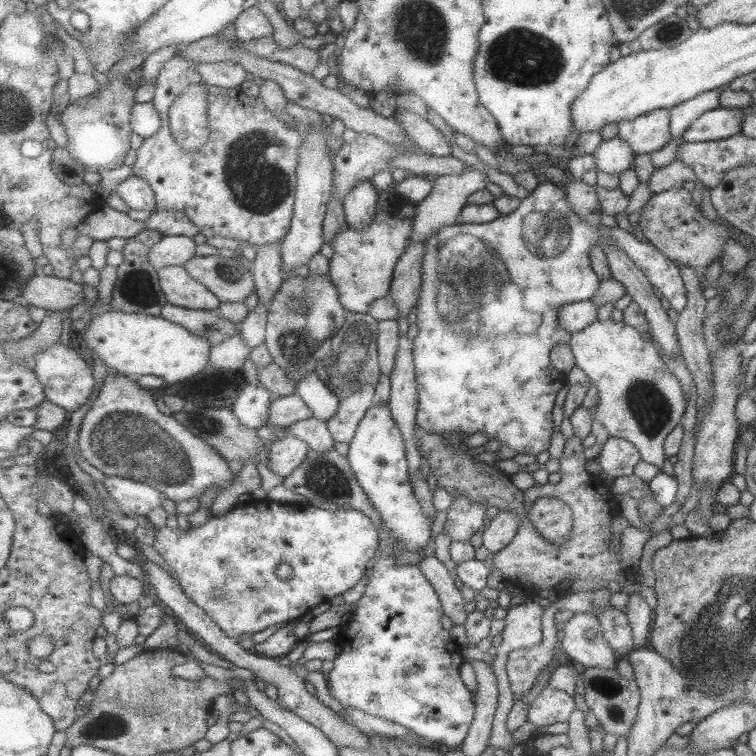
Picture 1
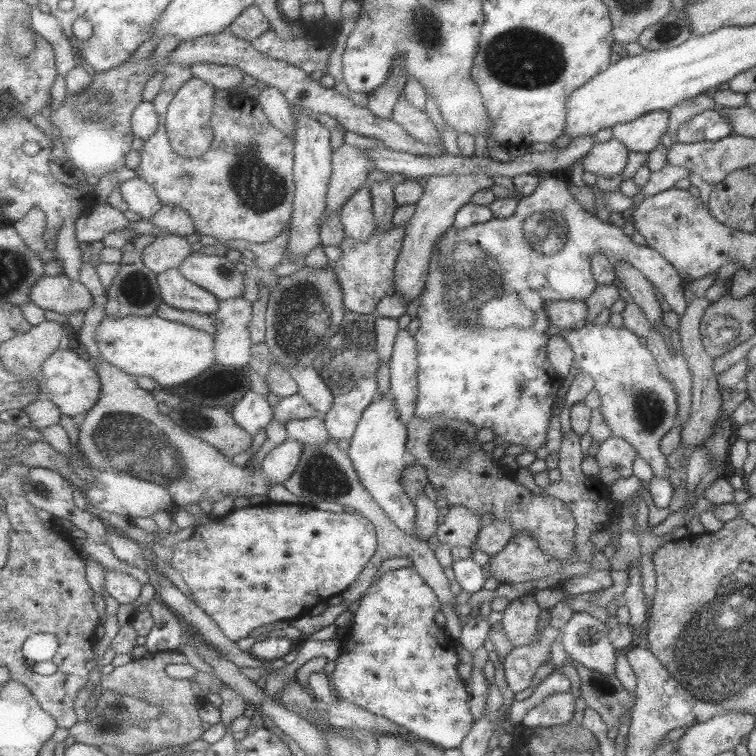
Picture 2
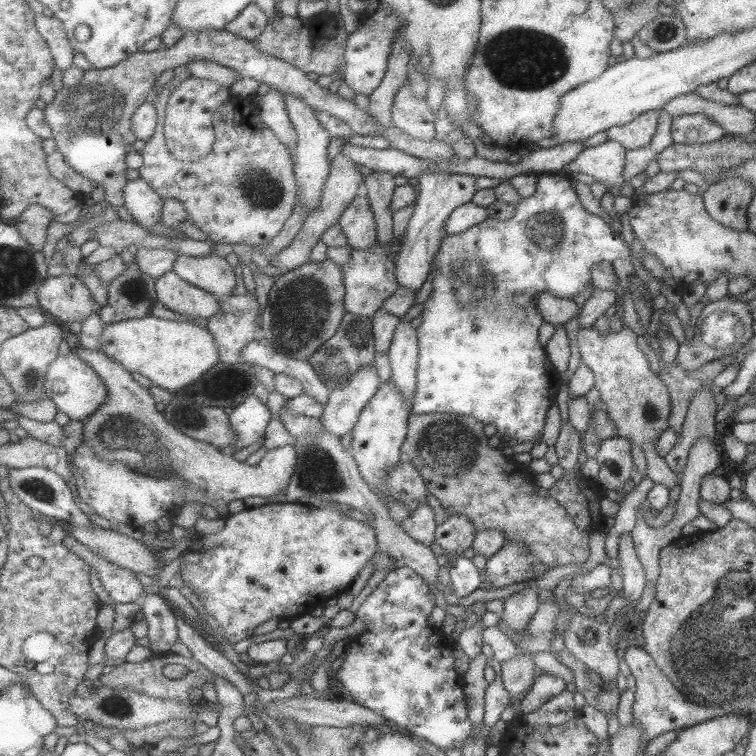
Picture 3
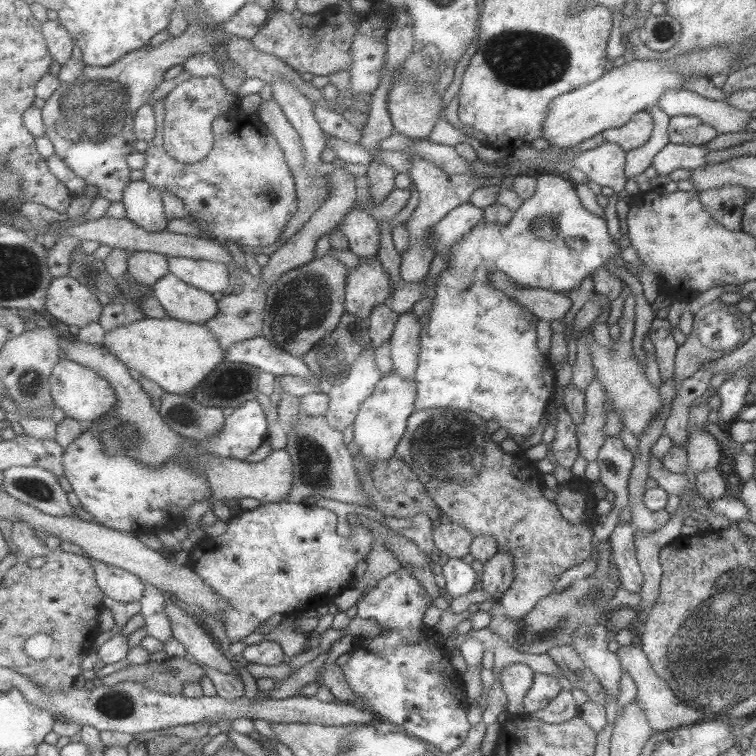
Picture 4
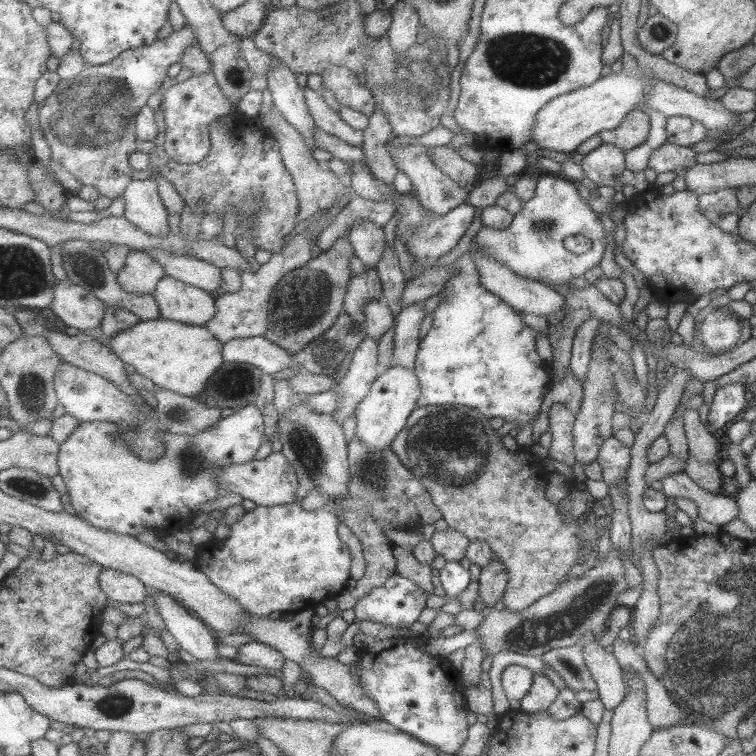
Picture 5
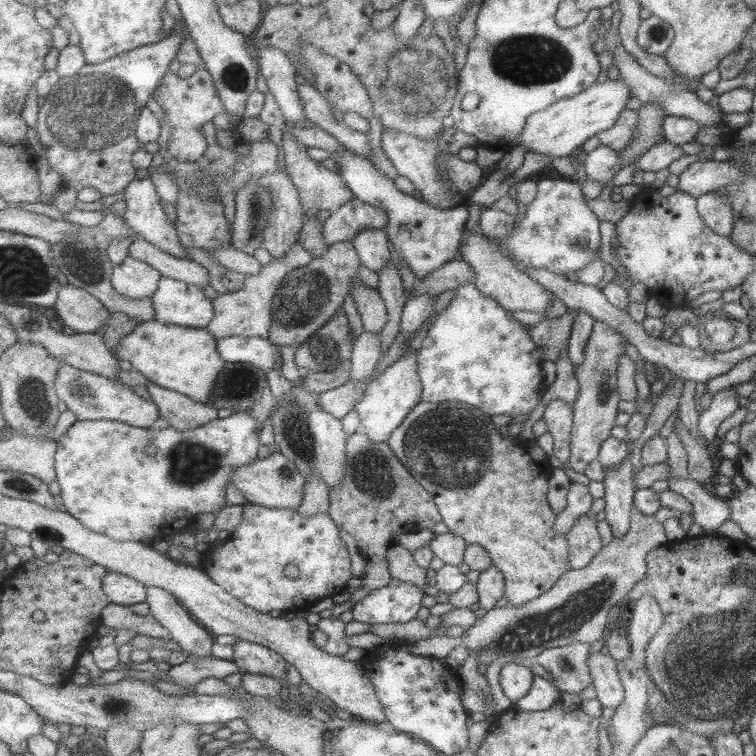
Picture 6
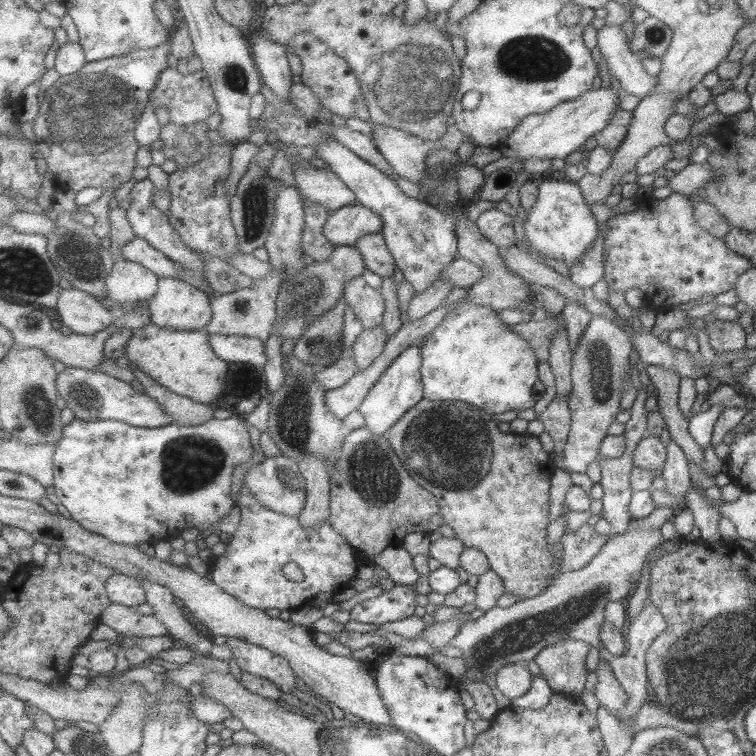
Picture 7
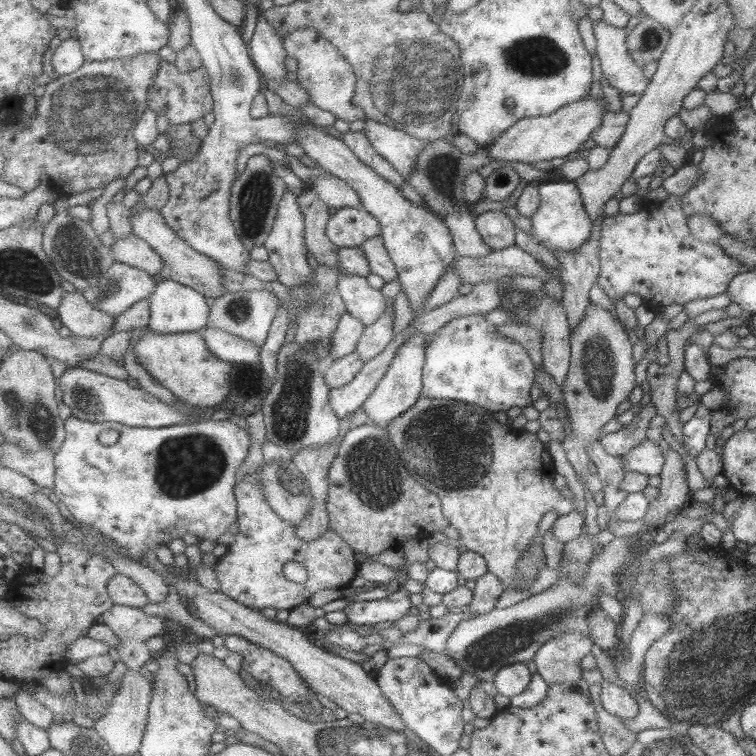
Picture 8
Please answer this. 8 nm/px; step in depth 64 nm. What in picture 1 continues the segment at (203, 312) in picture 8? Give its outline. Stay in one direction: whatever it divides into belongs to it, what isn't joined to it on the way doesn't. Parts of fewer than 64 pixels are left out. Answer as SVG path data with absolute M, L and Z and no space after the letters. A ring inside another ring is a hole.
M167 266L158 272L169 303L201 310L216 310L220 307L220 298L206 285L191 277L185 266Z

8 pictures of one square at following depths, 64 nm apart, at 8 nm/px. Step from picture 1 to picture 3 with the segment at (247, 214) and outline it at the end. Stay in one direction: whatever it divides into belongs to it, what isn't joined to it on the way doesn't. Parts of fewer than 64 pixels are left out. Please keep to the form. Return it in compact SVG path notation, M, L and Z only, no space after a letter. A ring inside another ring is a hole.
M188 65L179 66L173 71L175 75L166 84L167 87L152 98L158 110L158 125L154 137L146 141L145 147L141 150L144 156L144 165L140 168L141 176L164 201L169 198L179 200L188 211L193 224L199 226L211 238L213 244L269 245L285 229L286 223L294 216L295 208L298 206L299 186L294 170L293 153L277 133L262 121L262 112L257 100L250 100L248 95L245 103L245 97L232 95L232 98L215 113L216 143L212 152L197 162L179 161L178 157L169 153L165 144L165 110L173 91L184 80L191 78L192 74Z

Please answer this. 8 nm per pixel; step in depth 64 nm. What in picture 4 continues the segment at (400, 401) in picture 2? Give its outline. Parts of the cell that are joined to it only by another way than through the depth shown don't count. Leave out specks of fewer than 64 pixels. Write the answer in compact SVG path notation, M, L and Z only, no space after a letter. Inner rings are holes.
M409 309L399 315L392 336L391 352L394 360L394 370L407 380L414 378L420 350L419 332L421 326L417 316Z

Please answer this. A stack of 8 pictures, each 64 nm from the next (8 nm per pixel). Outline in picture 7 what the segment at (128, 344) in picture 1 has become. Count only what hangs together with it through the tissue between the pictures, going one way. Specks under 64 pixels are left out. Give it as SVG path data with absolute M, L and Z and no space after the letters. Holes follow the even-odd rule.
M152 322L134 332L125 354L128 361L133 361L143 372L174 393L187 396L201 404L213 404L223 396L230 362L219 358L213 351L211 334L206 330L161 329Z

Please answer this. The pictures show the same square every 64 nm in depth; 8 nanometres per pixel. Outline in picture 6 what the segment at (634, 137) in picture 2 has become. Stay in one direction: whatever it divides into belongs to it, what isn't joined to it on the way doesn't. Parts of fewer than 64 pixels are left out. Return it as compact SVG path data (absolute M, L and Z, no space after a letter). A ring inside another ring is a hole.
M624 108L607 130L596 132L594 135L598 138L599 145L607 146L618 152L625 148L631 139L634 139L637 123L636 110Z

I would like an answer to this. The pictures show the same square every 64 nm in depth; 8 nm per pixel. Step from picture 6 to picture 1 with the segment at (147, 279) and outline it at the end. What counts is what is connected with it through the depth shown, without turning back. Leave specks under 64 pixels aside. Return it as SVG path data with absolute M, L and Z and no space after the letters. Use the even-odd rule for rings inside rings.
M165 235L159 244L151 248L149 261L157 271L167 266L181 267L189 263L191 258L195 258L195 252L197 252L197 244L193 238Z

